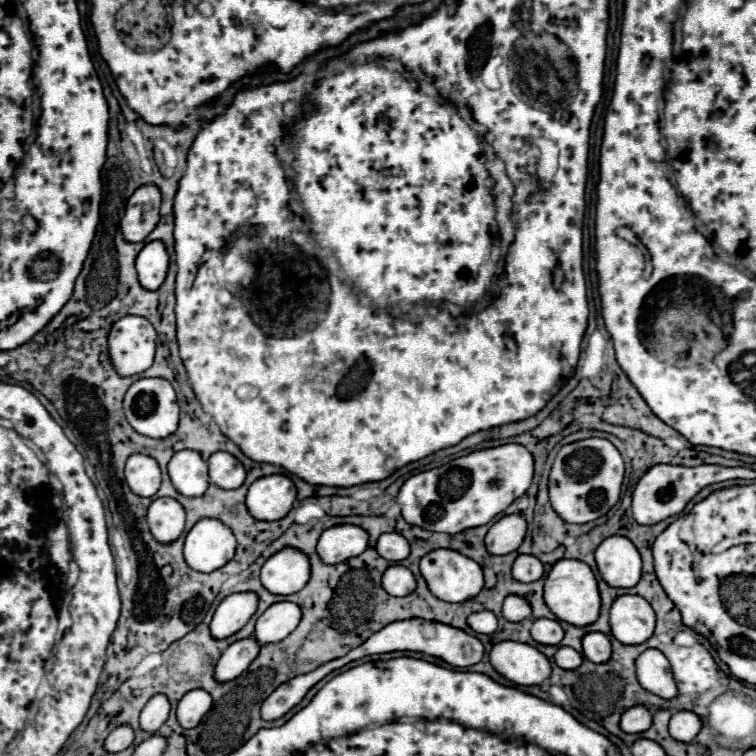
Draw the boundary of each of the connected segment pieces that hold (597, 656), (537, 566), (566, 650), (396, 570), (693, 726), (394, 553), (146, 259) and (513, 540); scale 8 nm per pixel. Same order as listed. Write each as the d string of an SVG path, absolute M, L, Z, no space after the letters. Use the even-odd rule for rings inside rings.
M588 633L582 639L582 653L592 663L606 663L610 659L610 639L604 633Z
M518 555L518 559L514 561L512 577L516 581L532 583L532 581L538 581L542 575L544 575L544 567L540 559L536 559L534 555Z
M558 647L556 655L554 655L554 661L562 669L578 669L582 665L584 657L582 657L582 653L574 651L572 647Z
M390 565L382 575L382 587L388 595L404 597L416 589L416 581L412 577L412 571L402 565Z
M674 711L670 725L668 725L668 731L676 741L690 743L698 735L700 727L702 727L702 721L700 721L700 717L696 717L696 713Z
M384 533L376 543L376 551L388 561L402 561L410 555L410 545L400 533Z
M150 241L144 245L136 257L136 271L140 285L148 291L156 291L164 283L168 271L168 253L162 241Z
M506 515L490 527L490 531L484 539L486 551L490 555L508 555L520 547L524 533L526 533L524 517L522 515Z

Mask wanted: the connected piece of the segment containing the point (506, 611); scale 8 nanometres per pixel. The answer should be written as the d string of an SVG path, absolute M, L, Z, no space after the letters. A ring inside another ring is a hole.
M506 597L502 615L506 621L524 621L532 615L532 609L522 597Z

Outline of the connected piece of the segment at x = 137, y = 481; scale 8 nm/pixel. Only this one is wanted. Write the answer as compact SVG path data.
M132 455L126 463L126 481L140 497L154 497L160 489L160 469L152 457Z

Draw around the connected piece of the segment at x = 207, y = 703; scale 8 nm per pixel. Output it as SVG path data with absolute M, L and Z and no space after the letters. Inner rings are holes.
M192 689L180 699L176 707L176 719L184 729L194 729L210 707L212 707L212 697L208 697L204 689Z

